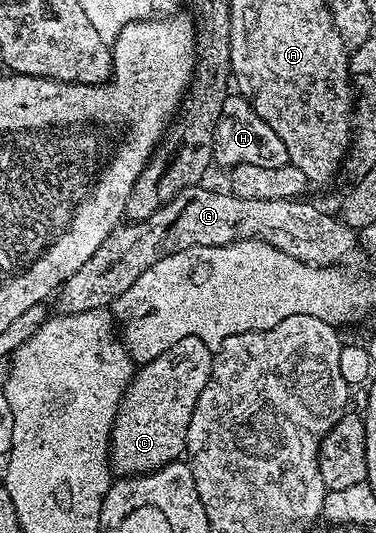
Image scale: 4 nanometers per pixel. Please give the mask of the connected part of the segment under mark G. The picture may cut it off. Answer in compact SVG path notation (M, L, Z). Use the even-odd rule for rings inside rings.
M207 185L189 187L180 193L176 193L174 199L169 199L163 207L156 209L152 217L147 219L135 219L123 222L108 237L104 237L104 245L68 277L68 281L63 283L57 292L57 310L64 315L72 313L84 313L92 309L101 307L109 308L124 289L132 289L132 281L144 273L144 269L152 269L156 261L164 257L172 257L172 253L180 253L184 249L193 247L223 247L236 241L245 239L259 239L290 257L296 257L296 261L304 261L309 267L332 267L345 264L346 258L357 248L360 243L359 236L355 228L350 227L337 214L329 215L326 211L321 211L314 203L302 203L301 198L297 199L245 199L231 195L229 190L213 191Z

